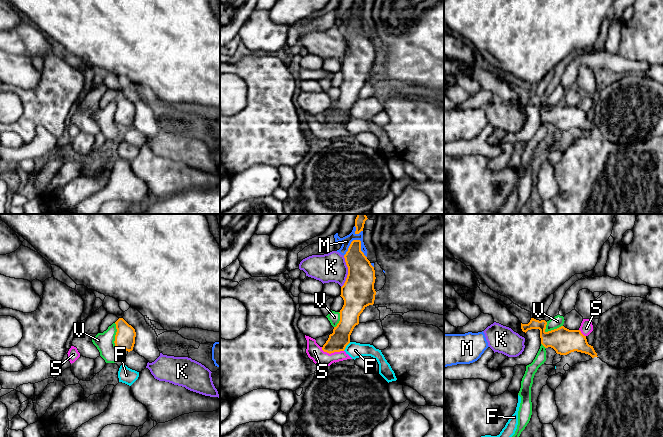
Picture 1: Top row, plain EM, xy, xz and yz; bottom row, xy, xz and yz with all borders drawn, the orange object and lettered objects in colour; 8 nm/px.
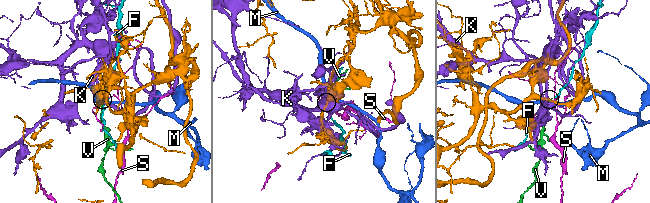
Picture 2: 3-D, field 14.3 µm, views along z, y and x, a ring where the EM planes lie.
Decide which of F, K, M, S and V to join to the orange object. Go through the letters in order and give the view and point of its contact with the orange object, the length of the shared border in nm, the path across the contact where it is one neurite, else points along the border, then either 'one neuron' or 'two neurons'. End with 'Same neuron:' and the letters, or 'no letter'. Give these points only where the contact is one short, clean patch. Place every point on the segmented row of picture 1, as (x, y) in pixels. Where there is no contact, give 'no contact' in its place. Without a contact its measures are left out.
F: xz (346, 345) | 90 nm | along xz (350, 342), (343, 350) | two neurons
K: xz (348, 272) | 260 nm | two neurons
M: xz (357, 240) | 190 nm | two neurons
S: xz (332, 352) | 190 nm | along xz (321, 347), (329, 353), (343, 350) | two neurons
V: yz (554, 329) | 160 nm | along yz (562, 325), (544, 331) | two neurons
Same neuron: no letter

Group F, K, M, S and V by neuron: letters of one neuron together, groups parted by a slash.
F / K / M / S / V

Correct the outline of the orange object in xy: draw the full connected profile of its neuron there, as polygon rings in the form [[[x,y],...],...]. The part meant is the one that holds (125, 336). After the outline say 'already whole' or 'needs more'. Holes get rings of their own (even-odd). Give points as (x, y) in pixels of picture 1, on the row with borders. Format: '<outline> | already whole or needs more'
[[[119,318],[116,322],[115,346],[116,348],[125,349],[130,352],[135,344],[136,332],[123,318]]] | already whole

